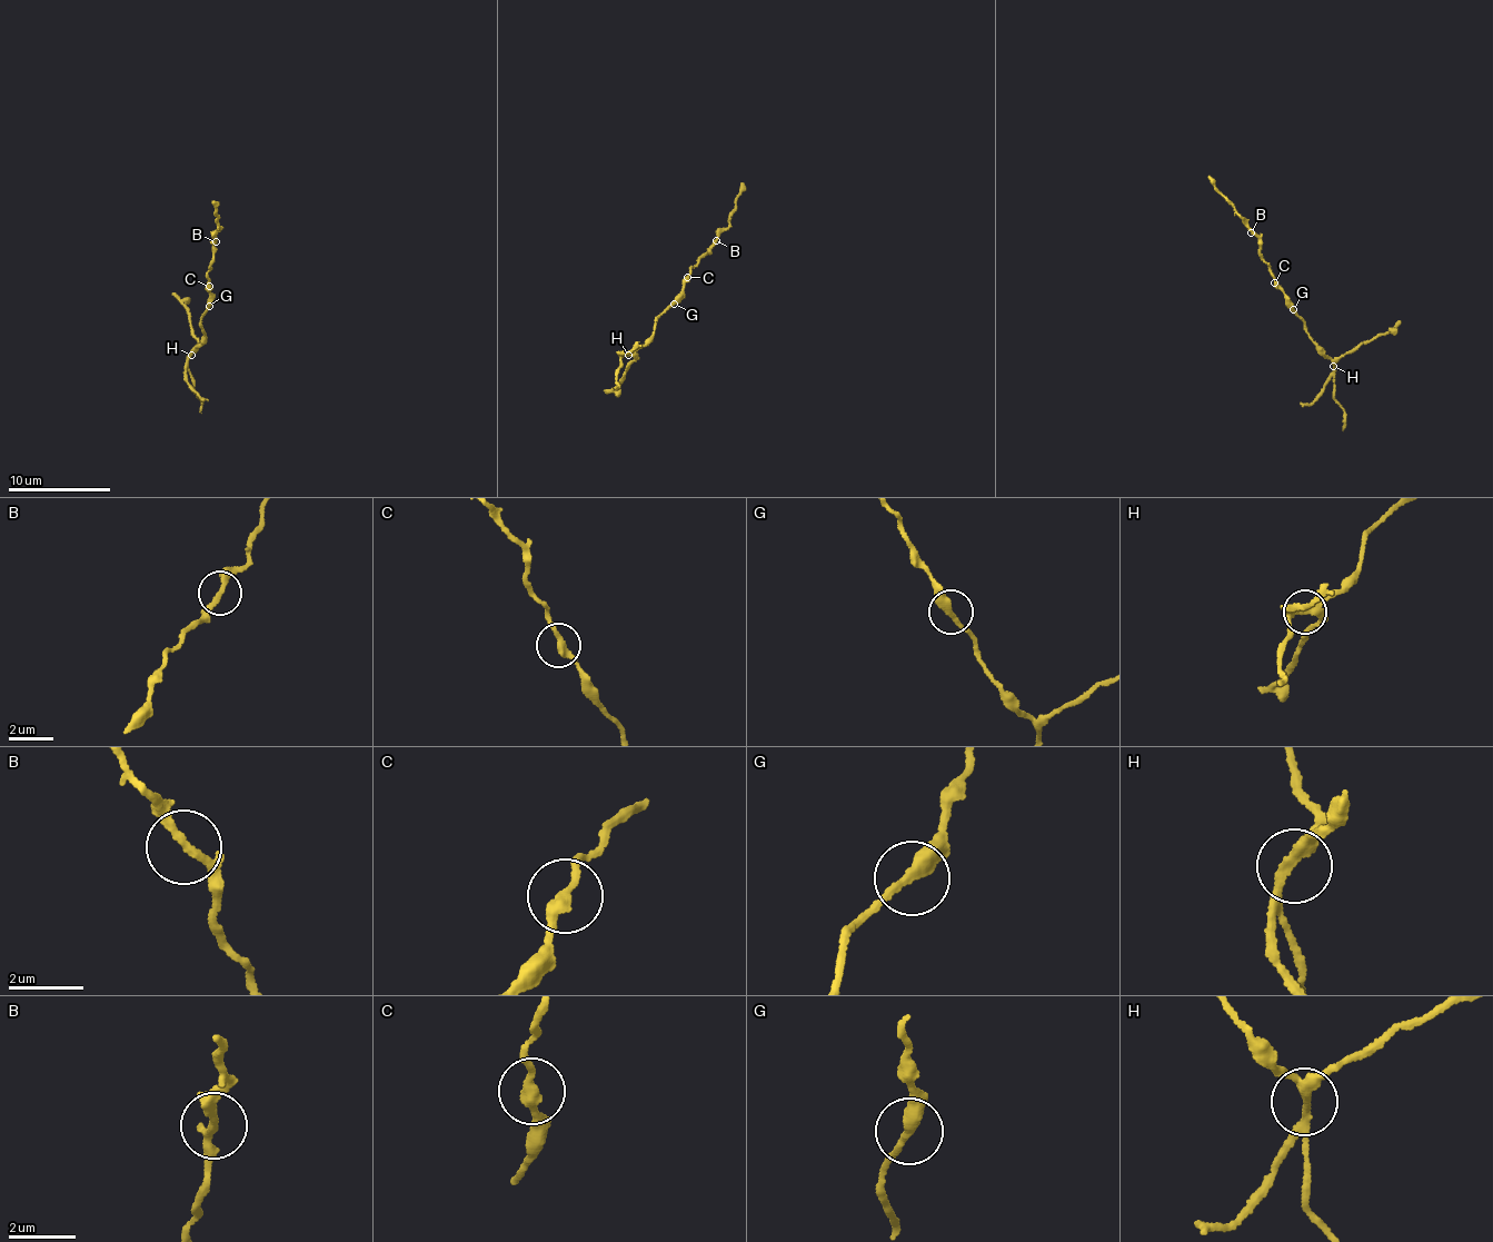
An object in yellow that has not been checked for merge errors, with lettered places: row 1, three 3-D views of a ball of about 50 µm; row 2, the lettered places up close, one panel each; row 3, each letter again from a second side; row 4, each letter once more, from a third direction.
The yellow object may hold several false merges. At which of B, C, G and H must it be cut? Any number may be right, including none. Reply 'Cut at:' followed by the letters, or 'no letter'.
Cut at: H

